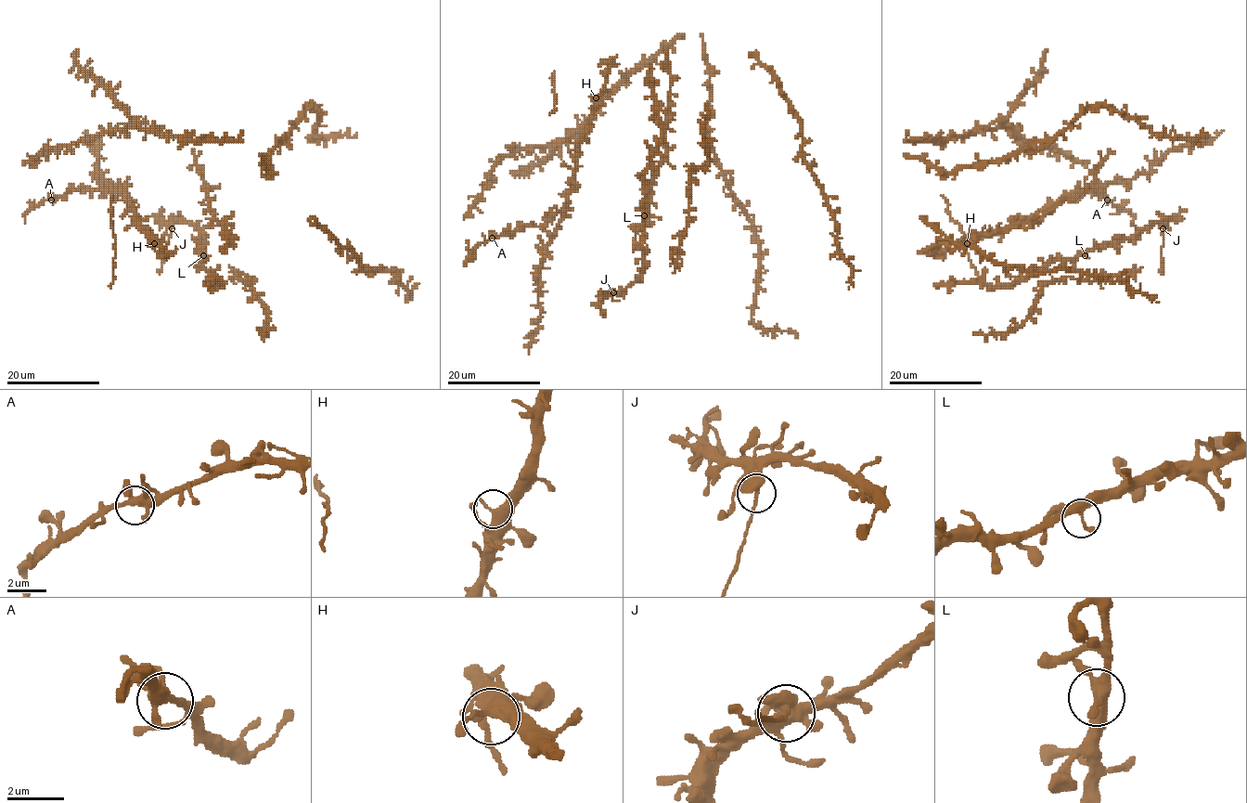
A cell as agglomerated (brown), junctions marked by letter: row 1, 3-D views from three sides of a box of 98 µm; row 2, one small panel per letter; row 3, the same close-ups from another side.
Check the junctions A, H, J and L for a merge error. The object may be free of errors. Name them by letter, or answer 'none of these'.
J

